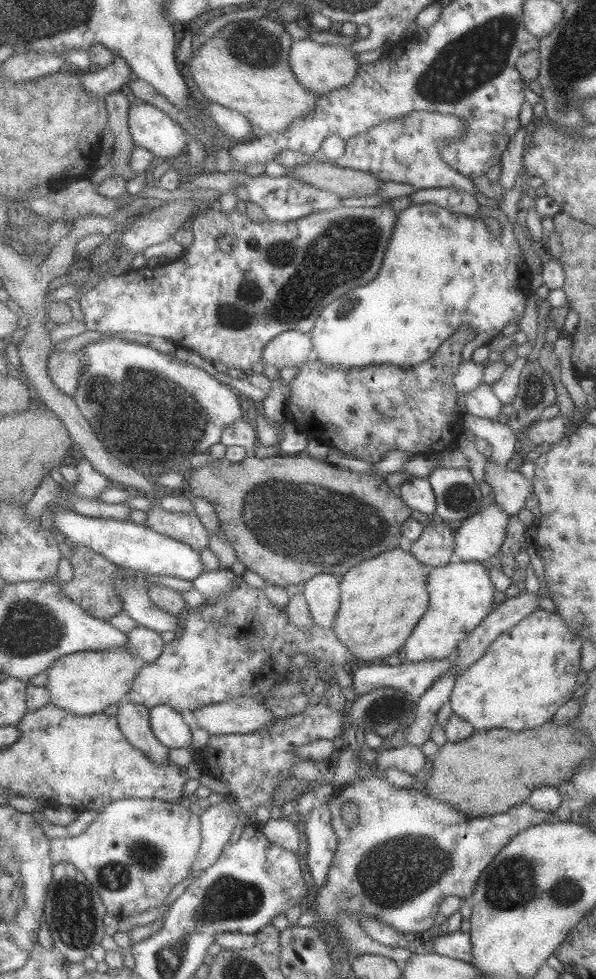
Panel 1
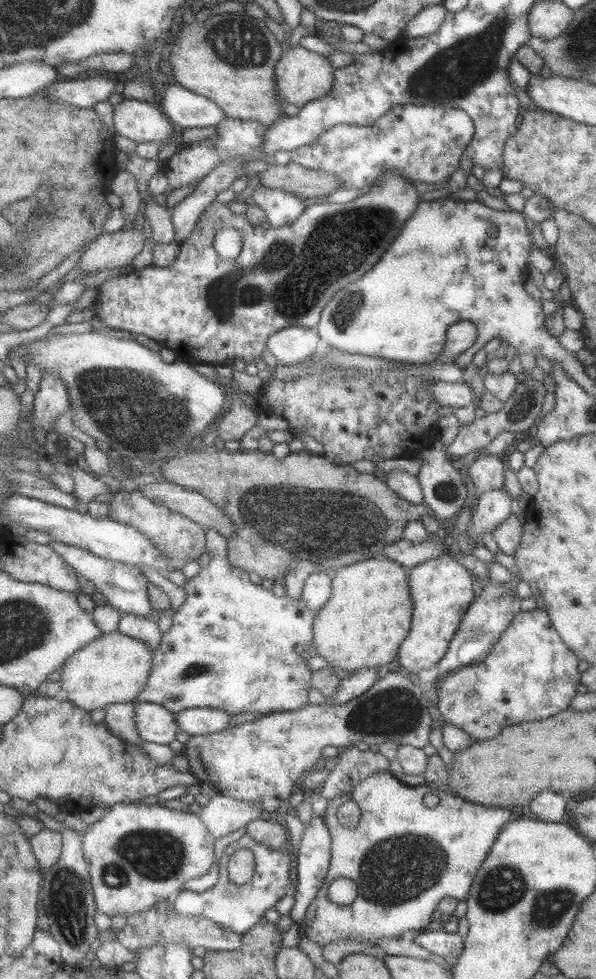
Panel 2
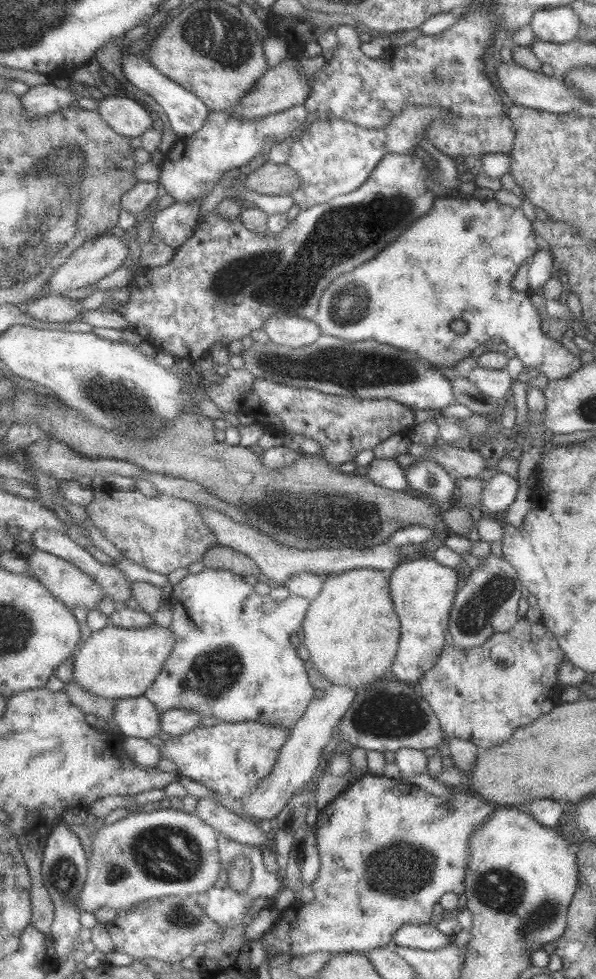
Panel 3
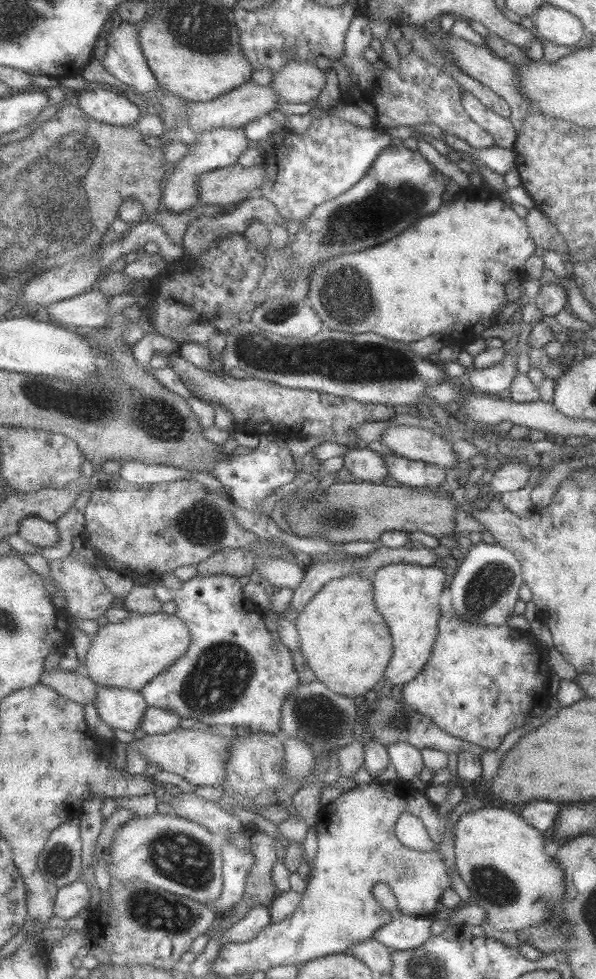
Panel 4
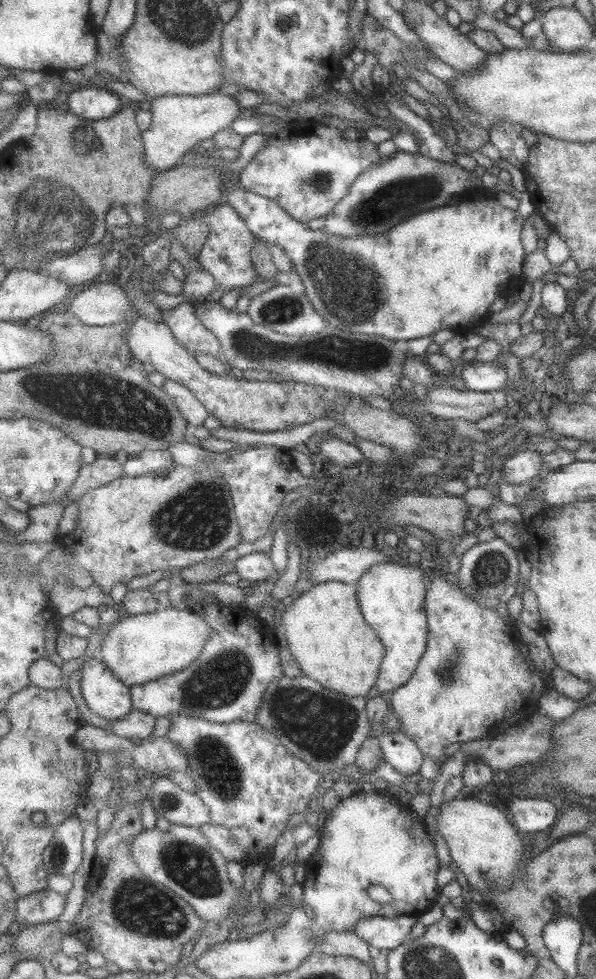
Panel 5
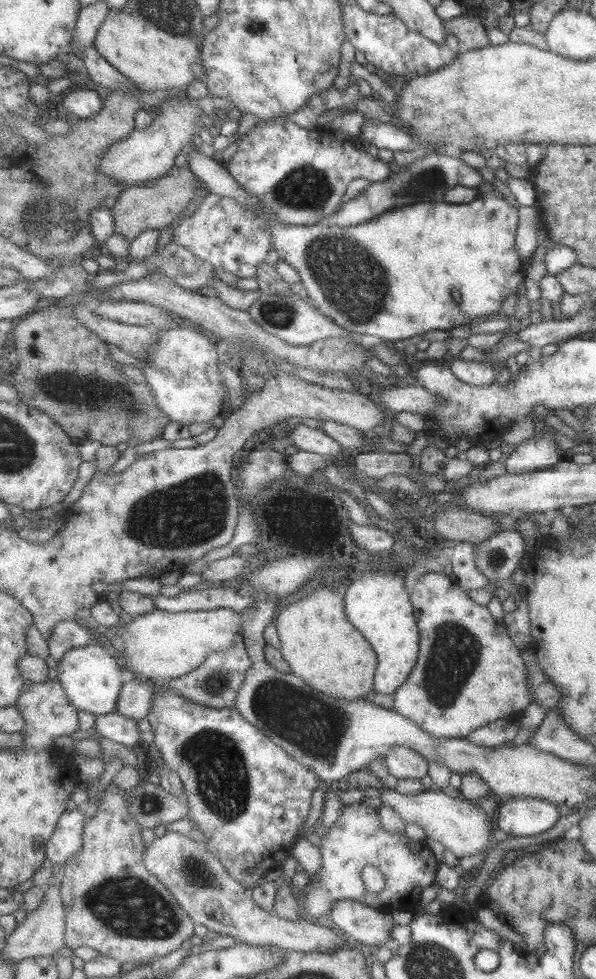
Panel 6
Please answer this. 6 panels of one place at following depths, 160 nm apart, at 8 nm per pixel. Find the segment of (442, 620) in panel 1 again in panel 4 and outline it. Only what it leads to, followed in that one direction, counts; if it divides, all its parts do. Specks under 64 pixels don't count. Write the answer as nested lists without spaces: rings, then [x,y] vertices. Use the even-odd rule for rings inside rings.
[[[397,563],[376,570],[372,578],[375,587],[375,604],[378,605],[378,611],[386,617],[387,624],[390,625],[394,636],[395,652],[385,678],[397,689],[415,680],[417,675],[421,674],[430,663],[431,656],[434,655],[434,644],[439,636],[438,622],[442,616],[439,598],[441,598],[441,594],[444,594],[443,588],[447,582],[447,574],[438,565]]]

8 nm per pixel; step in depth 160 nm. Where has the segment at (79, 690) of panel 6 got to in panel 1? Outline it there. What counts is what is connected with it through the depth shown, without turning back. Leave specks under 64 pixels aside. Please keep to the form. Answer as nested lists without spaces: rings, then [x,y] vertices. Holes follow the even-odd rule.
[[[165,704],[150,710],[151,727],[157,739],[169,748],[189,748],[193,740],[193,729],[185,724],[181,712]]]

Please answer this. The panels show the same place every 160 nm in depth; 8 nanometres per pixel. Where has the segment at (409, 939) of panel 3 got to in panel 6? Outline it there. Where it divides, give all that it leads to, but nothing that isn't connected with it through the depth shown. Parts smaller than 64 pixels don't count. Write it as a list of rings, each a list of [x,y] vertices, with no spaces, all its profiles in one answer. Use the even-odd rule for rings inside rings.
[[[338,900],[330,910],[335,926],[361,945],[381,946],[391,941],[396,922],[390,913],[358,900]]]

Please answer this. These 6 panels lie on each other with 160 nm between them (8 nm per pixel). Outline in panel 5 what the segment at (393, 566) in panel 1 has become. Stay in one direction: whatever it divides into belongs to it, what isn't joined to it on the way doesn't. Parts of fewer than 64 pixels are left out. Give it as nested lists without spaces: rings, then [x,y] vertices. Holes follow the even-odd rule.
[[[329,581],[312,586],[286,609],[280,624],[286,630],[288,646],[293,652],[293,657],[303,667],[305,675],[326,688],[349,697],[375,694],[386,656],[386,645],[383,644],[379,633],[371,628],[366,616],[363,616],[356,585],[353,587],[353,584],[343,581]]]

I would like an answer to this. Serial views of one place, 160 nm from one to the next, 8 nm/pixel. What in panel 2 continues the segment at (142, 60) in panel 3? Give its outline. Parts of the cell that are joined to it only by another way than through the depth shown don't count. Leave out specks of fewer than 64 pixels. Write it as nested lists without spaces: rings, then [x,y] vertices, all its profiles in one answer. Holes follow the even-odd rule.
[[[175,82],[163,90],[161,104],[166,115],[182,128],[215,127],[229,117],[210,98]]]

